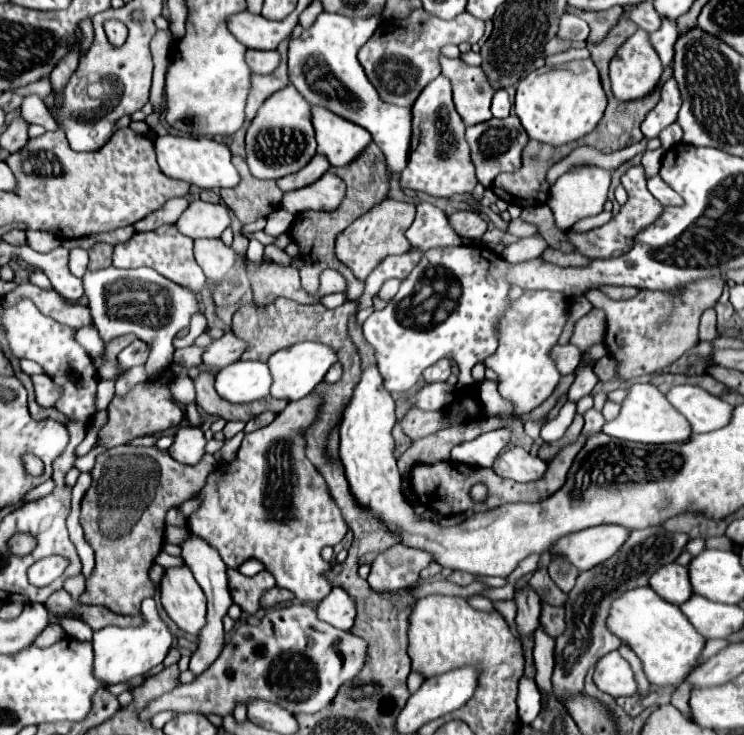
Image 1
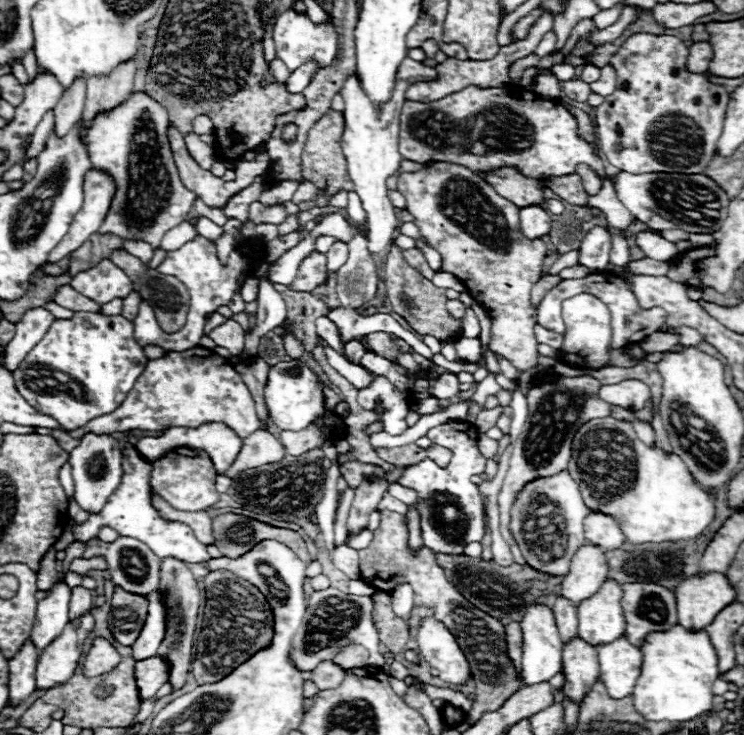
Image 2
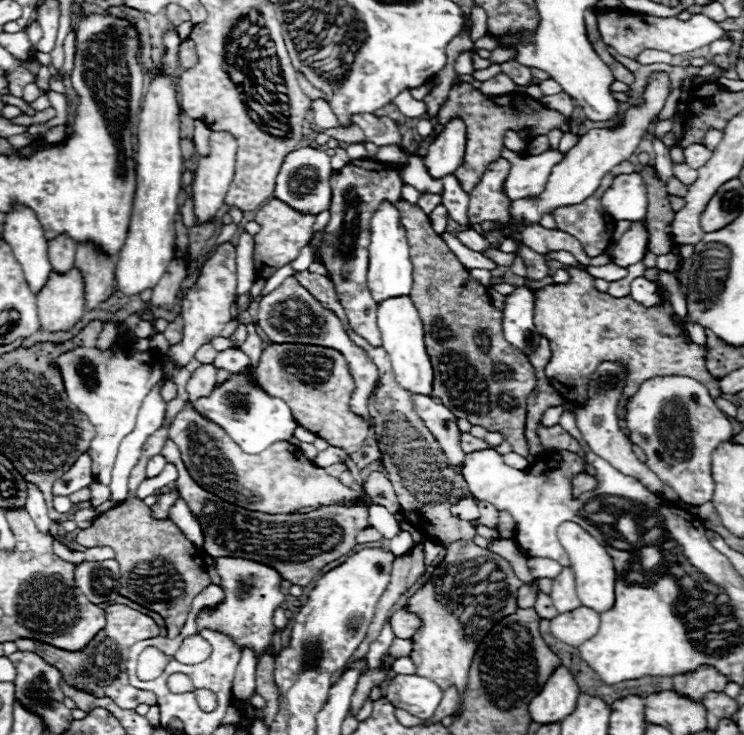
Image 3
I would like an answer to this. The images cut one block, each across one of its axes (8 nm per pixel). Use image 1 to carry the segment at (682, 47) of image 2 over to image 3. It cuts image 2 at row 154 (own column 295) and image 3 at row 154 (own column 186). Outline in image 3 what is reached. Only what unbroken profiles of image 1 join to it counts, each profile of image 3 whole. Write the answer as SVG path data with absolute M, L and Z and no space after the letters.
M692 144L692 146L688 146L686 150L684 150L684 160L686 160L686 164L688 166L692 166L692 168L702 168L708 160L710 160L710 156L712 156L712 150L708 150L706 146L702 146L702 144Z

